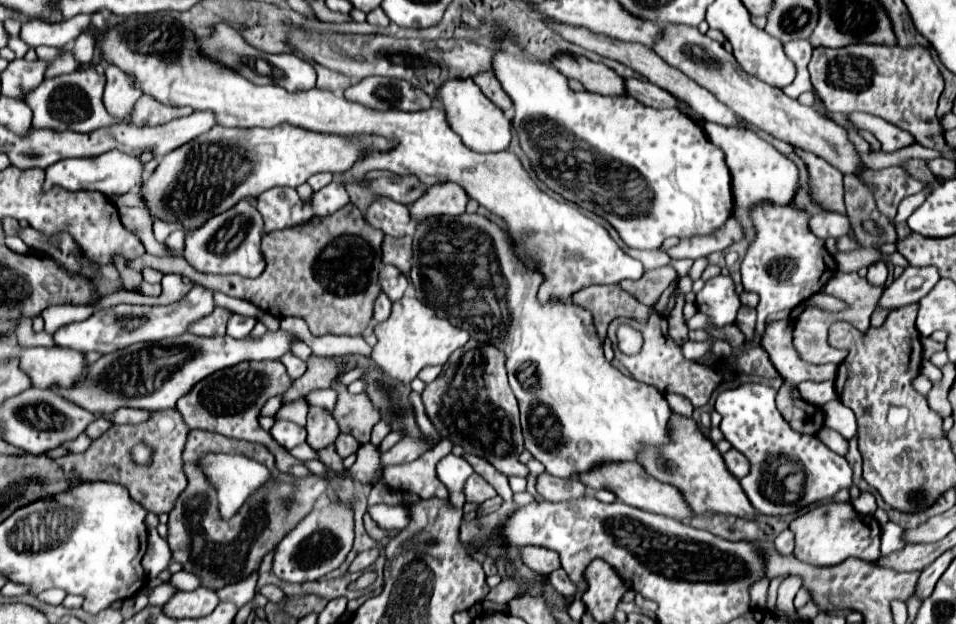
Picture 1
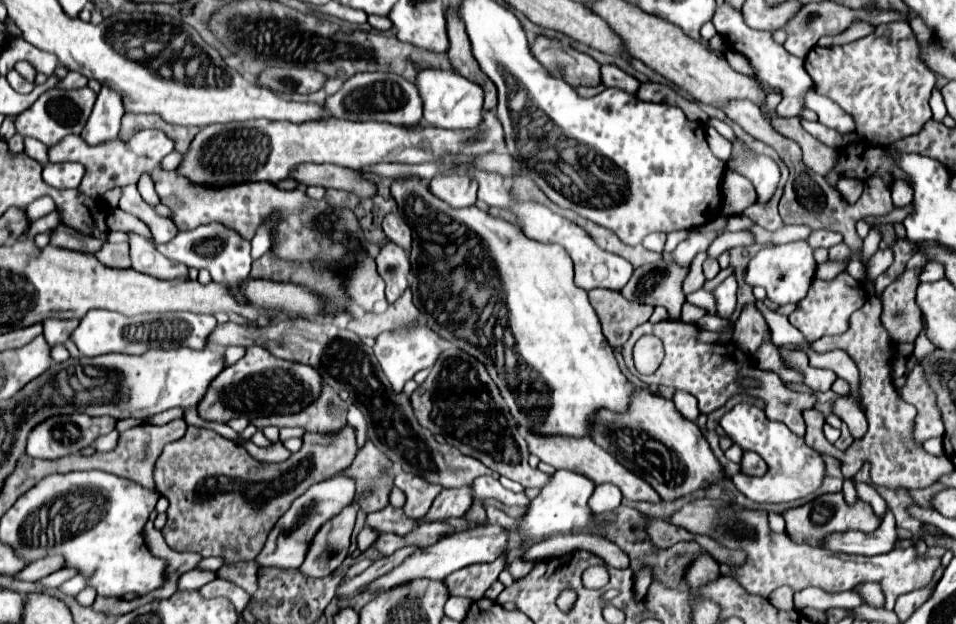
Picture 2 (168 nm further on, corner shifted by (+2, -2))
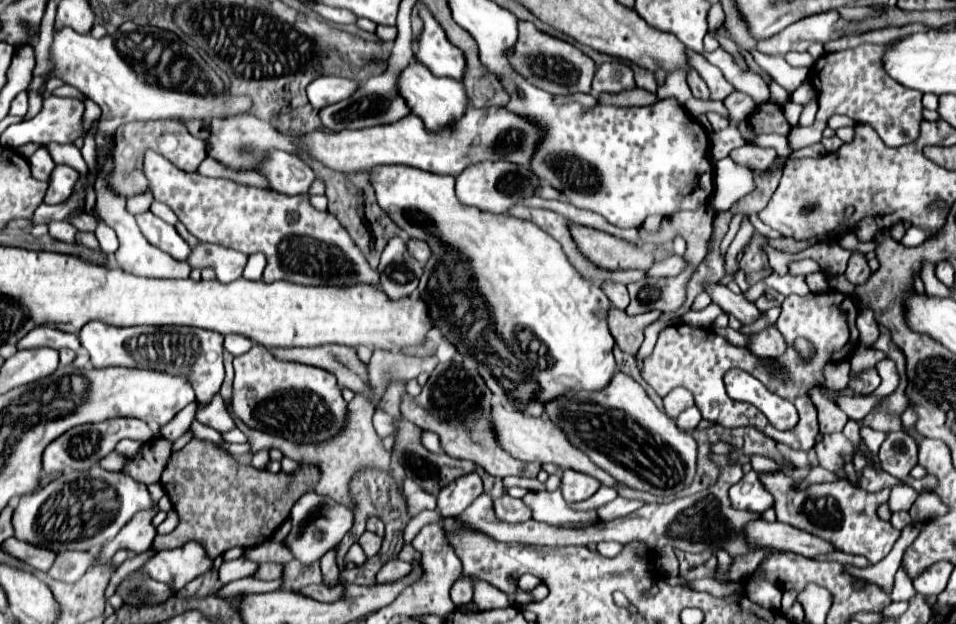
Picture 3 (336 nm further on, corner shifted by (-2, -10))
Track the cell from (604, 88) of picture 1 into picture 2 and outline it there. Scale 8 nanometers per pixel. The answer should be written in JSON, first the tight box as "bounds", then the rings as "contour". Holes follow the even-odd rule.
{"bounds":[531,36,601,88],"contour":[[[535,36],[531,54],[547,72],[551,72],[551,76],[563,78],[573,88],[601,84],[599,64],[589,54],[575,50],[557,38]]]}

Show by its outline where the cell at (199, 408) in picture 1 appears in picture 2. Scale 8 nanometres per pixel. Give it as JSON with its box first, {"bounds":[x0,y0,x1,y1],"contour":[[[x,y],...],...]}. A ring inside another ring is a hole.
{"bounds":[197,346,323,422],"contour":[[[249,346],[241,360],[225,368],[211,382],[207,394],[197,406],[197,412],[201,418],[215,422],[225,422],[241,416],[247,420],[255,420],[273,414],[297,414],[299,410],[305,410],[307,404],[315,402],[321,388],[323,384],[319,372],[315,372],[313,366],[287,362],[271,356],[261,346]]]}

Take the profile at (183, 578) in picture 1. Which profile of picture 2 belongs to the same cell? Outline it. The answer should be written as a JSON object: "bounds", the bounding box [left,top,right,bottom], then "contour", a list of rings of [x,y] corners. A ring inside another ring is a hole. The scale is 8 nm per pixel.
{"bounds":[217,560,259,594],"contour":[[[251,560],[251,562],[225,564],[217,574],[219,574],[219,578],[231,580],[237,586],[241,586],[245,592],[253,594],[257,590],[257,570],[259,570],[259,566],[255,566],[255,560]]]}

